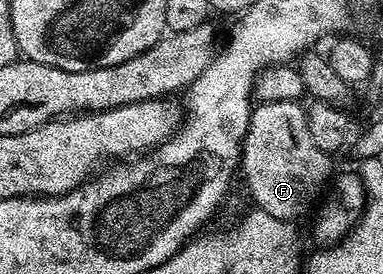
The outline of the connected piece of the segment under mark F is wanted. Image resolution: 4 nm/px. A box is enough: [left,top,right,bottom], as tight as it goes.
[241,100,331,220]

